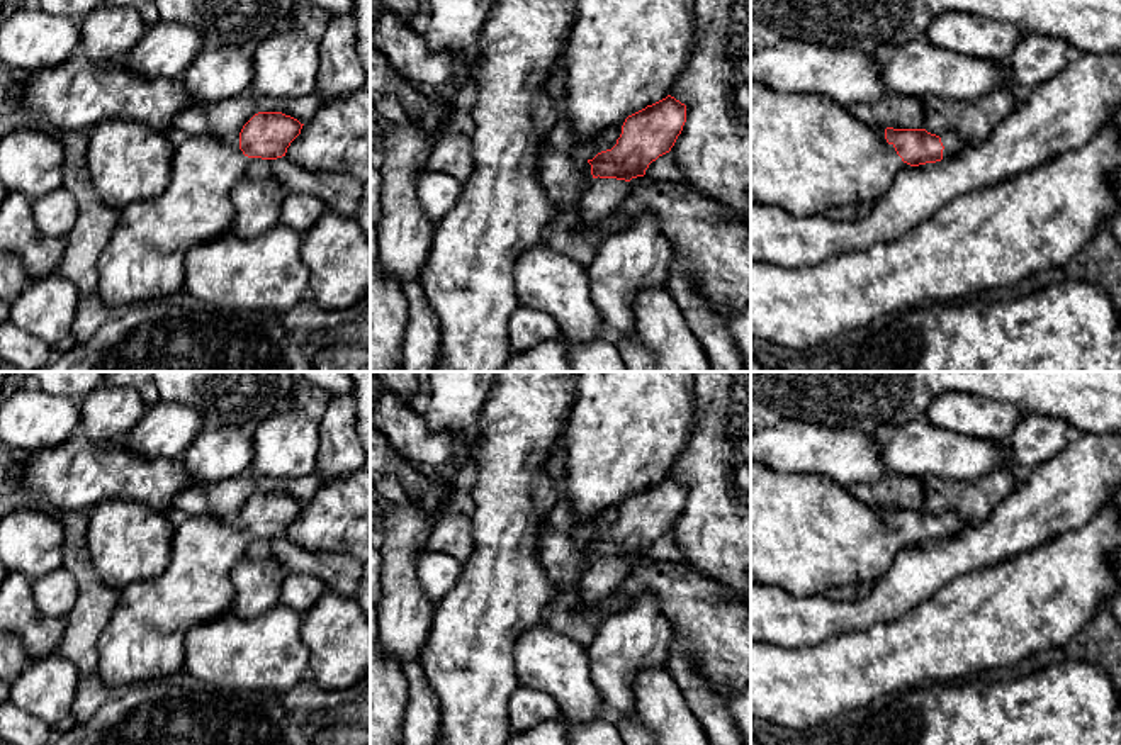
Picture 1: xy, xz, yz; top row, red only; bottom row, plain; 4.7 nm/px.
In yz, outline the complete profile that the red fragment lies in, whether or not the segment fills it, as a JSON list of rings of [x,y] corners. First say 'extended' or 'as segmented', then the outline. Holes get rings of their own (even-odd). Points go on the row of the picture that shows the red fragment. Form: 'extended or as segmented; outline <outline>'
extended; outline [[[751,78],[751,204],[778,205],[793,216],[814,216],[834,207],[866,212],[887,195],[902,170],[953,158],[968,144],[956,132],[936,136],[926,129],[871,126],[822,95],[780,93]]]

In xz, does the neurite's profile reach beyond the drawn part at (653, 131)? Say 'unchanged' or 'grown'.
grown

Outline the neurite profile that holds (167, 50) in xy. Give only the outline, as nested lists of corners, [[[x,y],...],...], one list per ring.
[[[160,20],[122,59],[122,66],[144,78],[180,78],[204,49],[202,36],[180,22]]]

